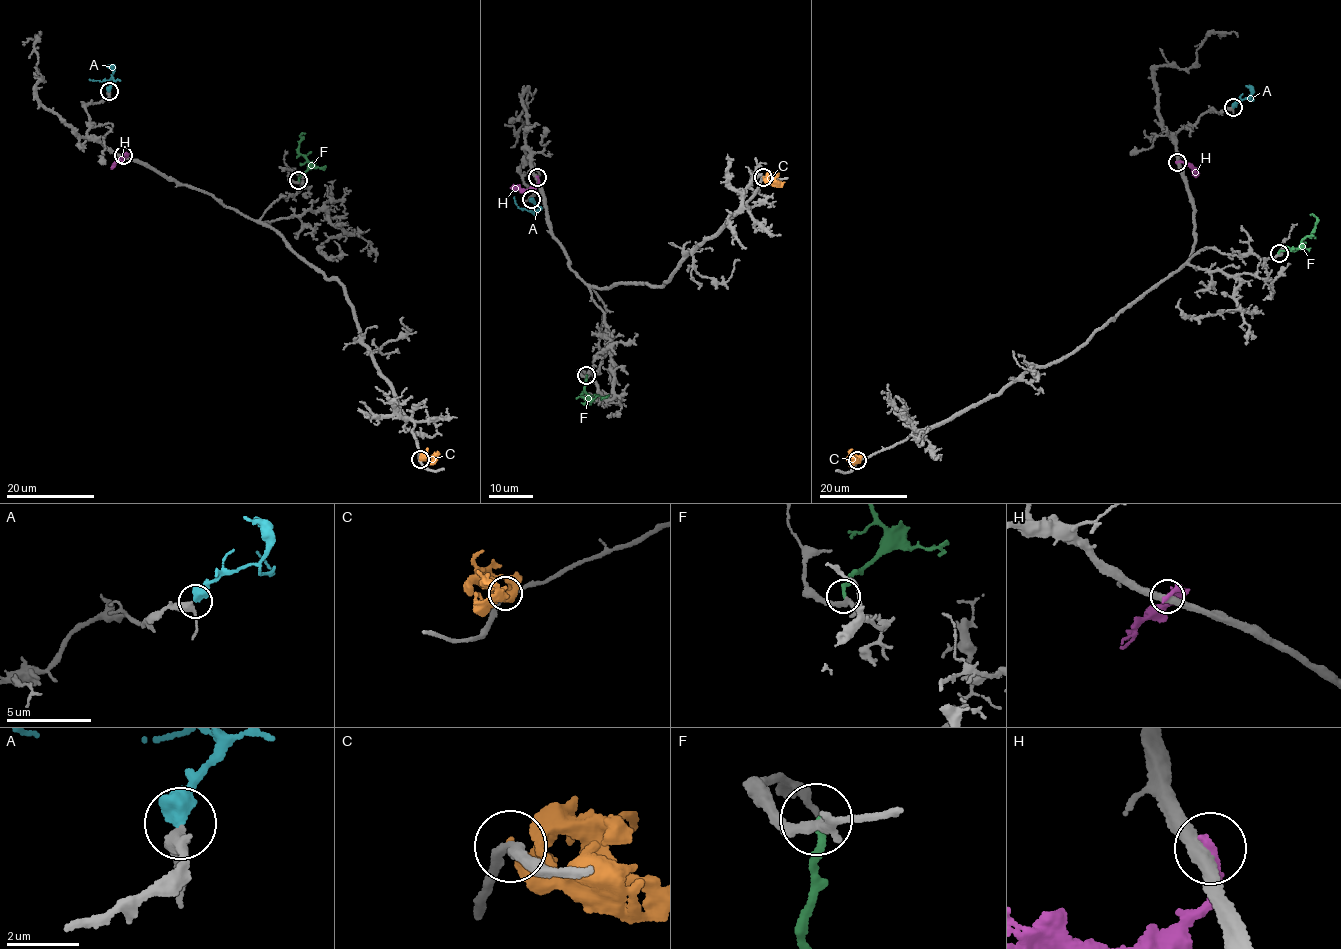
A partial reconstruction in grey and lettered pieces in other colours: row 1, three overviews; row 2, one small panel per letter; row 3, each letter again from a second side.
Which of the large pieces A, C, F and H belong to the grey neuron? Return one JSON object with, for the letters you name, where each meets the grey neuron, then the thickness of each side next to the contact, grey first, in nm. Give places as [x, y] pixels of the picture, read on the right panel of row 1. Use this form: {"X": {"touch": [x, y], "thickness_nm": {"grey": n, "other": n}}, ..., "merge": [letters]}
{"A": {"touch": [1233, 107], "thickness_nm": {"grey": 360, "other": 600}}, "F": {"touch": [1279, 253], "thickness_nm": {"grey": 220, "other": 200}}, "merge": ["A", "F"]}

